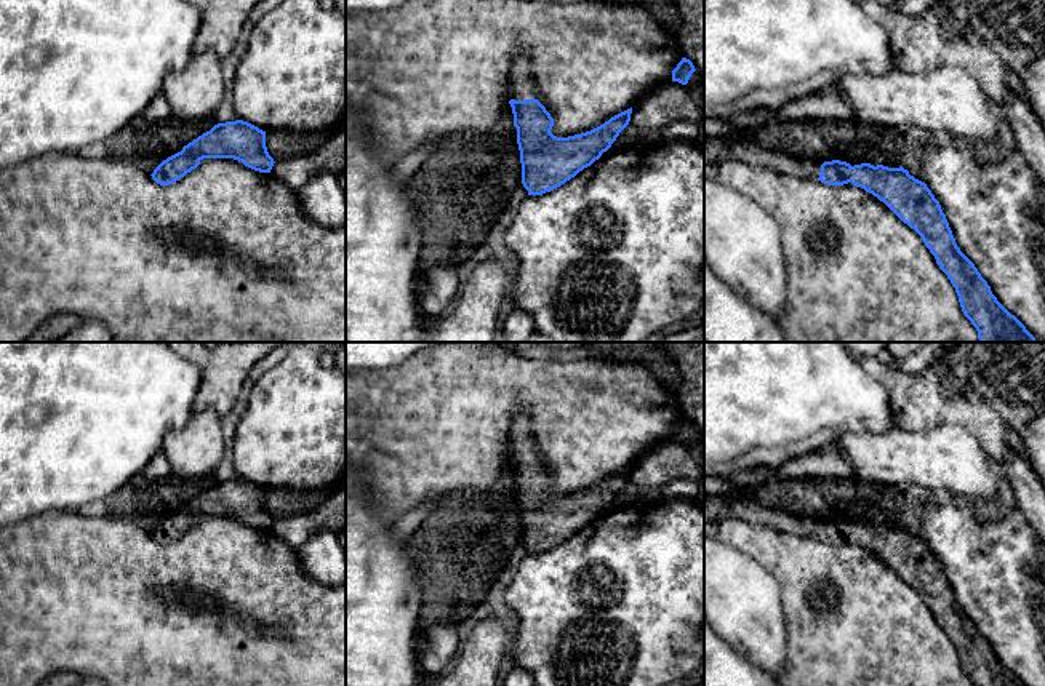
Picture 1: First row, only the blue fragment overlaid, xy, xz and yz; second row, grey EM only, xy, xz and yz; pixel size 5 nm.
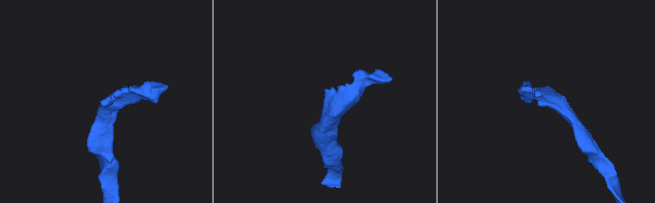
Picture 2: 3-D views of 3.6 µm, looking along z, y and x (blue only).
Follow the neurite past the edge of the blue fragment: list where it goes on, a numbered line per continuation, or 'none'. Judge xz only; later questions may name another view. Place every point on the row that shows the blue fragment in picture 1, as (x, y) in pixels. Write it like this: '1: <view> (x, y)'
1: xz (522, 85)

